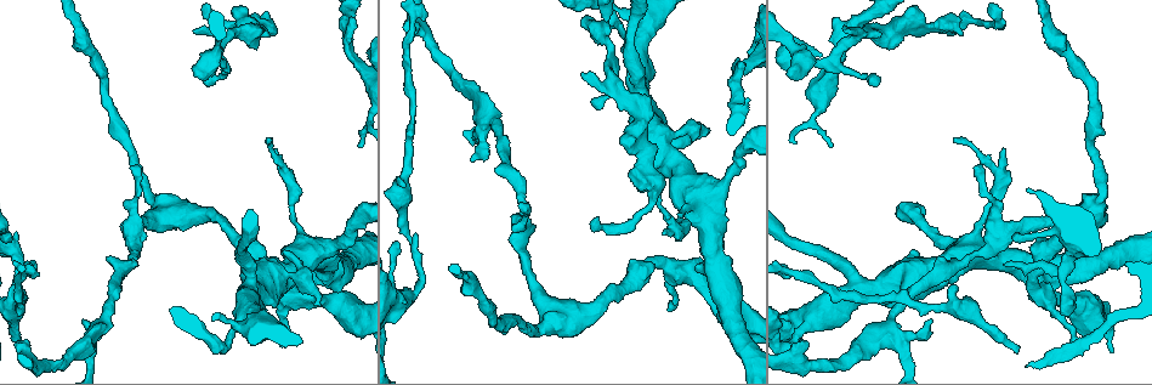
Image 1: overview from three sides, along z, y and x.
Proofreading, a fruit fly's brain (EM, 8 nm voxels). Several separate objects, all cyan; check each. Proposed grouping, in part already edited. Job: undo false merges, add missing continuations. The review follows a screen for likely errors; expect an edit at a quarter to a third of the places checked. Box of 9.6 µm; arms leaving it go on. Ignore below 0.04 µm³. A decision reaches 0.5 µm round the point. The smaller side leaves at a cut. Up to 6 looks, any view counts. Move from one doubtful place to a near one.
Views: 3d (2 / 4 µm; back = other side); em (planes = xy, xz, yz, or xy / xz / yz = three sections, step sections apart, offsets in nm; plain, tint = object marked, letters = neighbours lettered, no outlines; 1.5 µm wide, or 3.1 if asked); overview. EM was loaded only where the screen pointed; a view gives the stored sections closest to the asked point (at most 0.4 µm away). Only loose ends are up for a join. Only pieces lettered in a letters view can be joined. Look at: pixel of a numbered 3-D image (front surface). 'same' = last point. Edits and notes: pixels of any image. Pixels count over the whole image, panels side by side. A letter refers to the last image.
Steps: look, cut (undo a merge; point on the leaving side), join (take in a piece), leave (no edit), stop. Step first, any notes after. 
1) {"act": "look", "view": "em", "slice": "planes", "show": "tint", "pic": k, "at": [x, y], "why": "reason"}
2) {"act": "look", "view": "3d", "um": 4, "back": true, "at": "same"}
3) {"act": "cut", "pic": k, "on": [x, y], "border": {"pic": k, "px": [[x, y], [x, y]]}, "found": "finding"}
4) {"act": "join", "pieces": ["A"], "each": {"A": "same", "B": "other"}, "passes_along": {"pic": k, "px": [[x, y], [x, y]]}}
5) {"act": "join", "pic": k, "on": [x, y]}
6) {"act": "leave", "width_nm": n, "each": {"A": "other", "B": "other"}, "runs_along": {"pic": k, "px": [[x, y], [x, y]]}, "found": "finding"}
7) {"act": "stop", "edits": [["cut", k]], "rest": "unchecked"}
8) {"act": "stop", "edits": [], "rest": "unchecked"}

{"act": "look", "view": "3d", "um": 2, "back": true, "pic": 1, "at": [957, 285]}

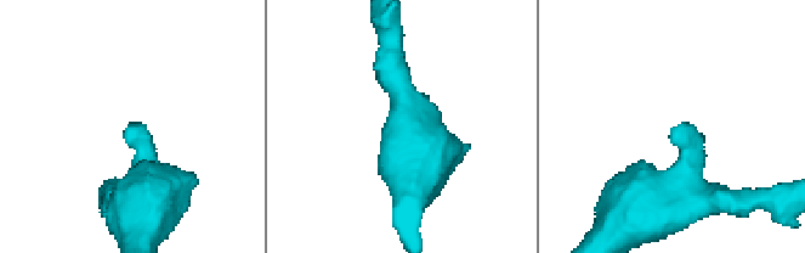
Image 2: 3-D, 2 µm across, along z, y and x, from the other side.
{"act": "look", "view": "em", "slice": "planes", "show": "letters", "pic": 2, "at": [671, 129], "why": "now the EM"}

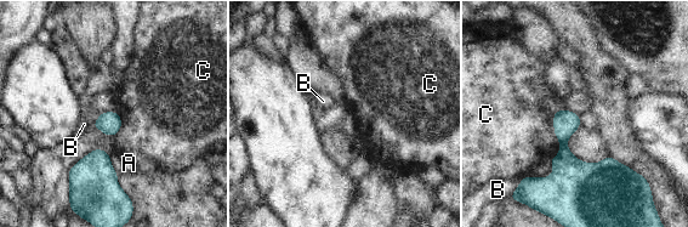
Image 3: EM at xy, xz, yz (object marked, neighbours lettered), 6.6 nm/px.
{"act": "leave", "width_nm": 160, "each": {"A": "other", "B": "other", "C": "other"}, "border": {"pic": 3, "px": [[556, 111], [558, 152], [549, 162]]}, "found": "no lettered piece goes on from it"}

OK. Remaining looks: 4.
{"act": "look", "view": "3d", "um": 2, "pic": 1, "at": [1017, 349], "why": "branch stops here"}

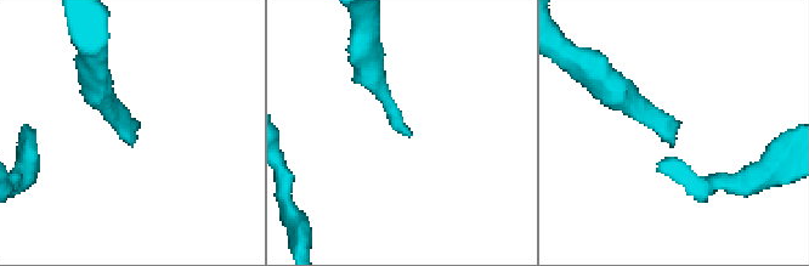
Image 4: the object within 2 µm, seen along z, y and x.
{"act": "look", "view": "em", "slice": "planes", "show": "letters", "pic": 4, "at": [411, 131], "why": "now the EM"}

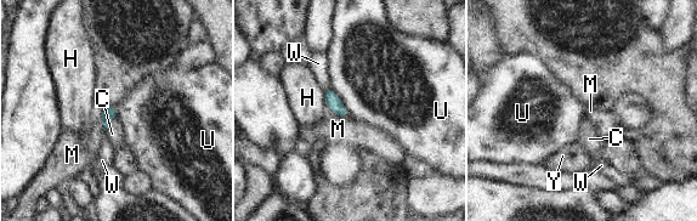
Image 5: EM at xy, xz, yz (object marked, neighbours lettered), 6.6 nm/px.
{"act": "join", "pieces": ["C"], "longest_contact_nm": ["U", 220], "each": {"C": "same", "H": "other", "M": "other", "U": "other", "W": "other", "Y": "other"}, "passes_along": {"pic": 5, "px": [[108, 114], [107, 124], [112, 134]]}, "found": "it goes on there"}

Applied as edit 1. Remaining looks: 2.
{"act": "look", "view": "overview"}

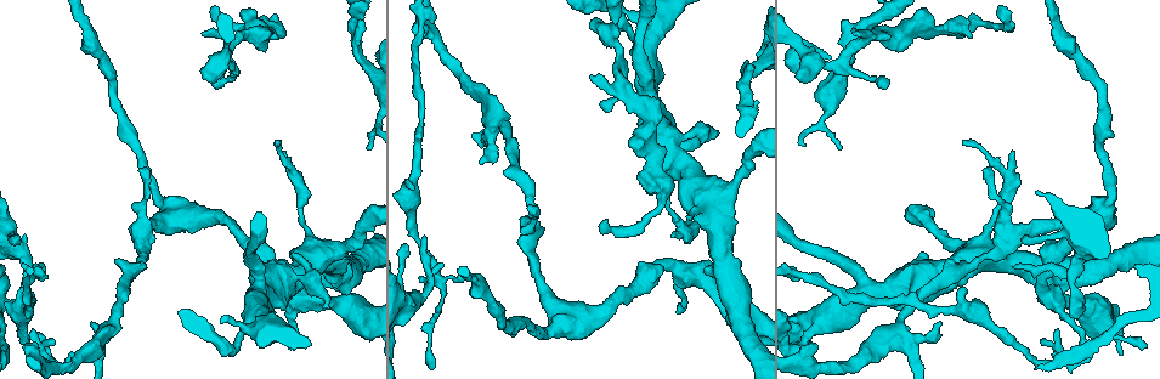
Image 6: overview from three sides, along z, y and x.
{"act": "look", "view": "em", "slice": "planes", "show": "letters", "pic": 6, "at": [1045, 279], "why": "sudden change in width"}

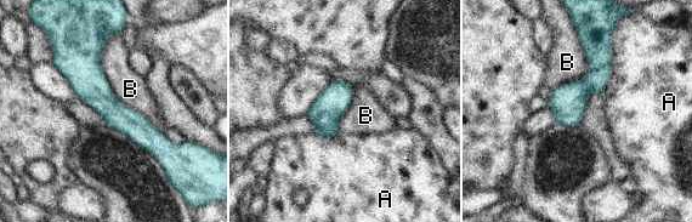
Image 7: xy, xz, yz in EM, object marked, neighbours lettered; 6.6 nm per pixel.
{"act": "leave", "each": {"A": "other", "B": "other"}, "runs_along": {"pic": 7, "px": [[98, 36], [91, 86], [162, 160]]}, "found": "continuous, no second cell"}

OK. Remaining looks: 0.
{"act": "stop", "edits": [["join", 5]], "rest": "unchecked"}

